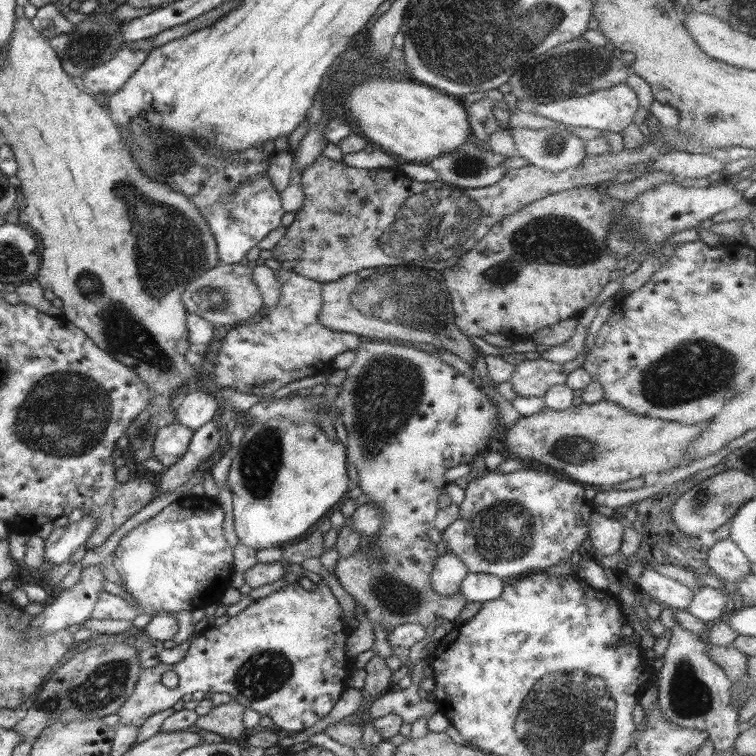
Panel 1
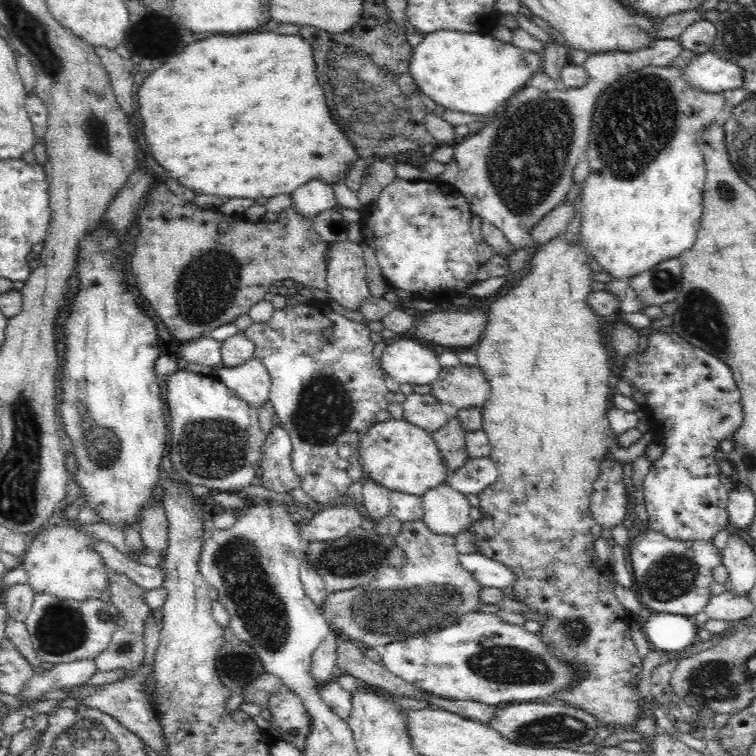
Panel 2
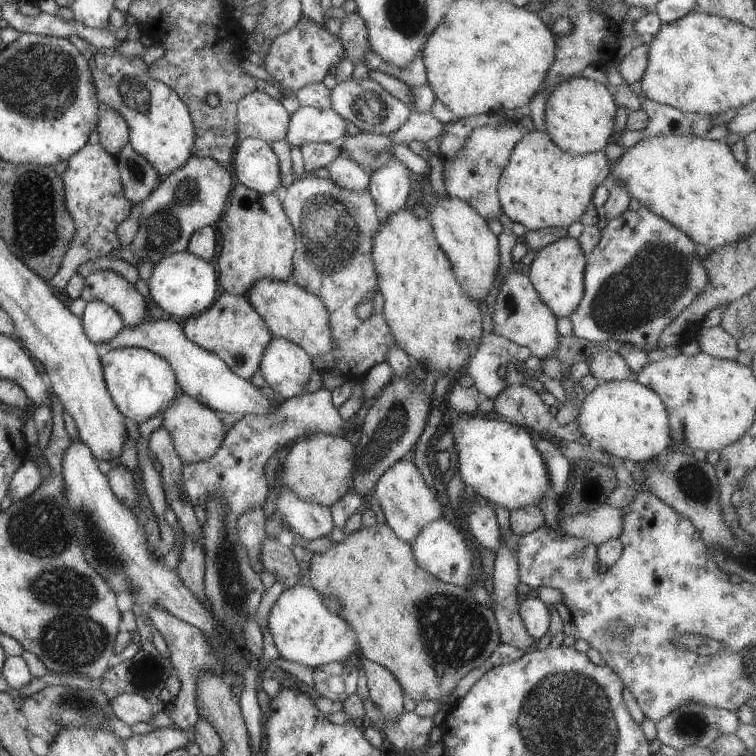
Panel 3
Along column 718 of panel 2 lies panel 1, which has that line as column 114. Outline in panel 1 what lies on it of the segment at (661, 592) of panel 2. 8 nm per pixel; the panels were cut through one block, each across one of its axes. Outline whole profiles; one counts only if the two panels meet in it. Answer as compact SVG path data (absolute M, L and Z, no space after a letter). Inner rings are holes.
M184 496L130 530L109 558L120 573L122 587L136 600L136 604L130 606L136 607L139 614L153 615L154 611L167 614L182 610L193 612L219 603L226 589L231 587L234 572L233 548L222 533L222 524L224 510L217 498Z

